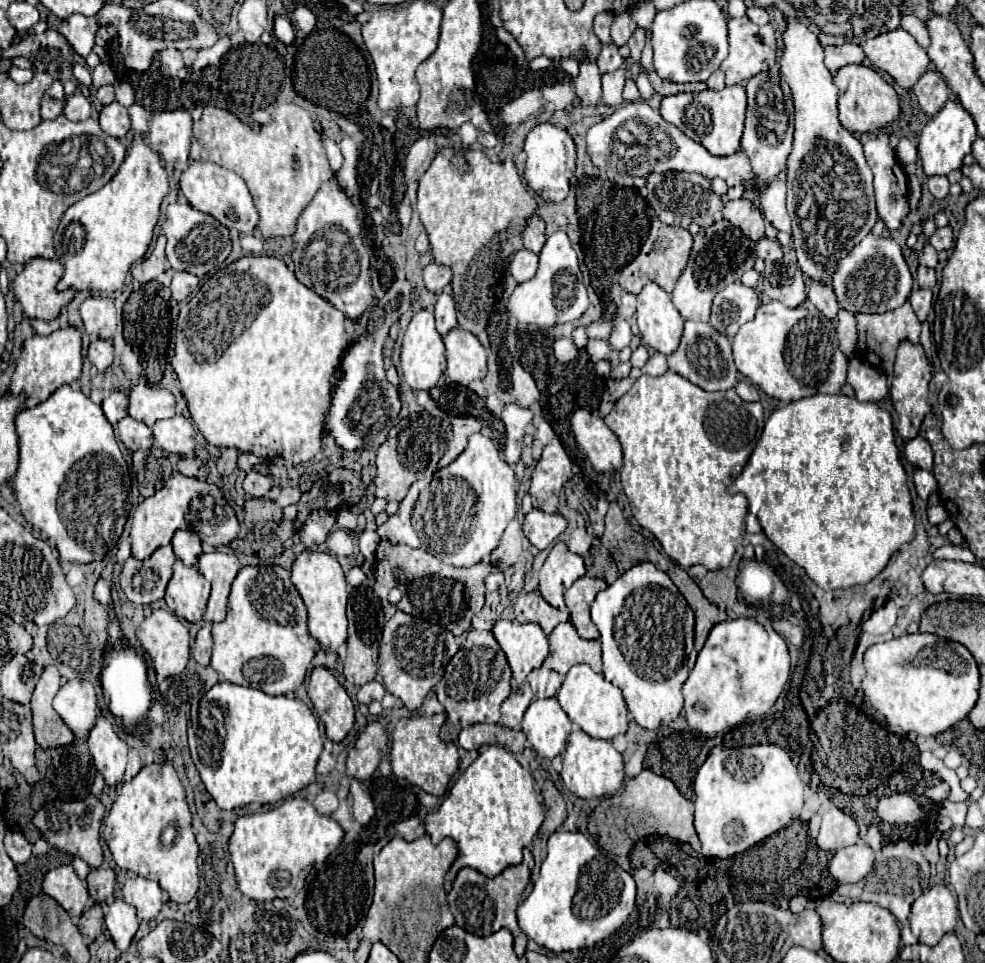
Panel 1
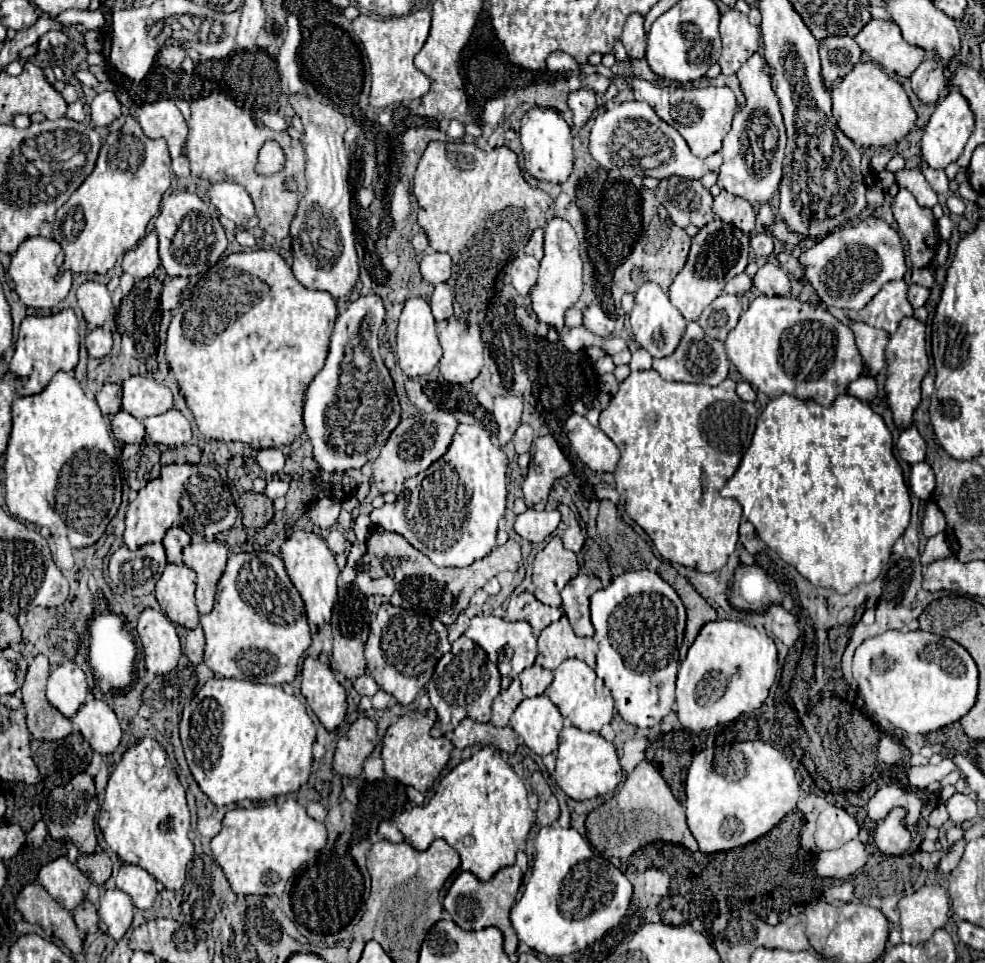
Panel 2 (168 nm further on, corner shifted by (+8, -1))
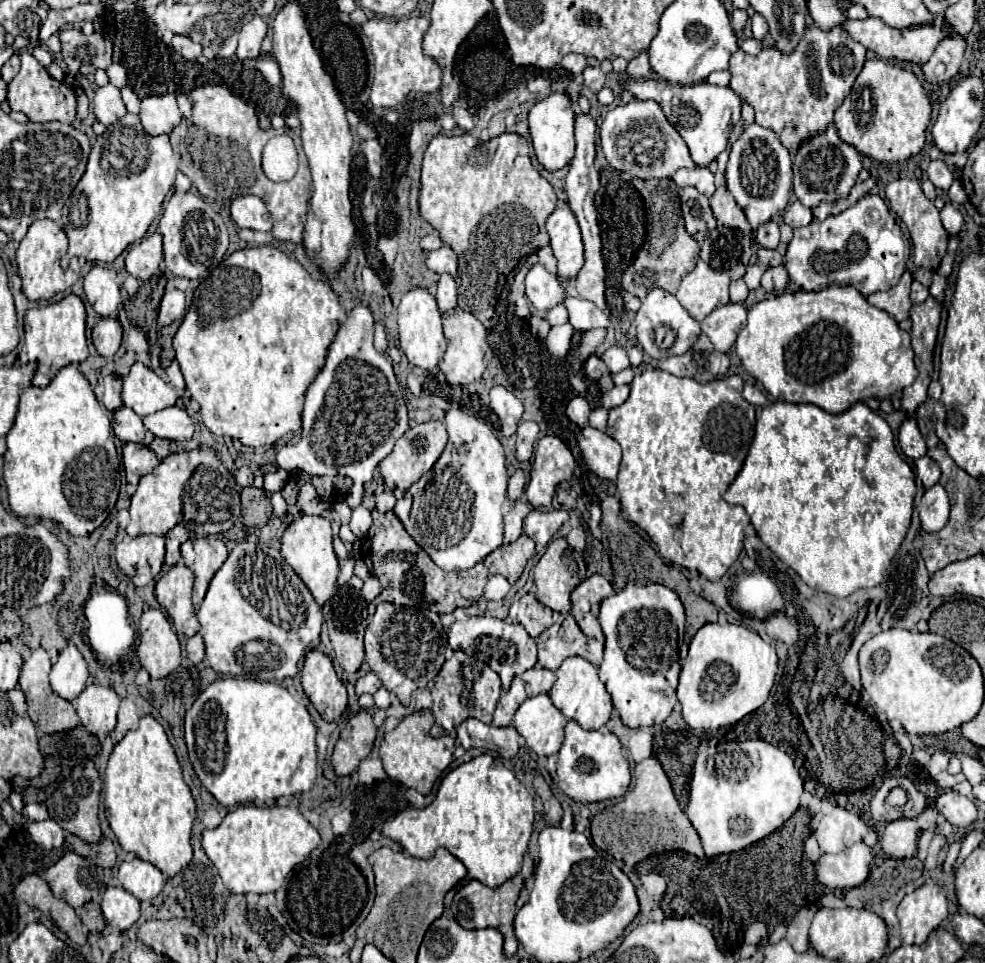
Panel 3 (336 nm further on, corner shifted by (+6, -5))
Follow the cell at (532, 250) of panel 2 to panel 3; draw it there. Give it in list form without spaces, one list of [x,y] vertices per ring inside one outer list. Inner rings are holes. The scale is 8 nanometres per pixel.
[[[550,246],[540,248],[536,254],[538,254],[538,262],[540,262],[548,272],[556,274],[556,258],[554,258],[554,254],[552,254],[552,248],[550,248]]]

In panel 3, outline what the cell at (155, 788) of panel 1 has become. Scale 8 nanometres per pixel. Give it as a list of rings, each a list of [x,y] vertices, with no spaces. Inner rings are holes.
[[[152,714],[142,716],[138,728],[128,730],[126,736],[114,744],[114,750],[106,766],[106,776],[104,776],[104,806],[106,806],[106,818],[110,822],[110,828],[114,830],[120,846],[126,852],[132,852],[142,860],[154,864],[168,878],[178,874],[186,864],[190,864],[192,860],[190,830],[196,820],[196,802],[190,794],[188,784],[182,778],[182,770],[176,760],[174,748],[168,742],[168,736],[162,724]]]

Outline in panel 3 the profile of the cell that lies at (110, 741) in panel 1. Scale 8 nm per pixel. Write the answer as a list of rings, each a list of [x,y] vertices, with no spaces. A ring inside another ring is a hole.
[[[90,682],[82,694],[74,700],[74,708],[80,716],[80,722],[86,726],[88,732],[104,738],[116,726],[116,712],[118,712],[120,698],[118,694],[108,688]]]

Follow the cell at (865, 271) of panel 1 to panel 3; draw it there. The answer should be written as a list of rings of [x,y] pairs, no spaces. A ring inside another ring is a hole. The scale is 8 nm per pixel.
[[[866,194],[840,214],[830,214],[826,220],[812,218],[808,226],[794,228],[784,256],[784,268],[790,280],[804,290],[854,286],[868,296],[896,286],[906,270],[908,256],[908,242],[886,202],[878,194]]]

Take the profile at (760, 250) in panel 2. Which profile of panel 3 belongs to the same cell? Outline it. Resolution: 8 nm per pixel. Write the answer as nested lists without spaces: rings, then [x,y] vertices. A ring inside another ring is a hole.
[[[770,220],[766,224],[762,224],[756,230],[756,242],[762,244],[764,248],[776,248],[780,242],[780,230],[778,230],[778,222]]]

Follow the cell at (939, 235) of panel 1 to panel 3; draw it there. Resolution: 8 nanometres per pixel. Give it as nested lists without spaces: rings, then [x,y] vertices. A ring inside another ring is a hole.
[[[946,204],[946,206],[940,210],[940,218],[942,218],[944,228],[946,228],[952,236],[956,236],[956,234],[960,232],[964,220],[962,220],[962,214],[960,214],[952,204]]]

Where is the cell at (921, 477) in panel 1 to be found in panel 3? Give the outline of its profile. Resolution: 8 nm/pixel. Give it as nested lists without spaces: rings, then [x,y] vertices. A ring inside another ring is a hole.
[[[926,454],[926,456],[922,456],[920,460],[916,460],[916,476],[922,480],[924,488],[932,488],[934,484],[938,484],[940,466],[936,464],[936,460],[932,460],[932,458]]]

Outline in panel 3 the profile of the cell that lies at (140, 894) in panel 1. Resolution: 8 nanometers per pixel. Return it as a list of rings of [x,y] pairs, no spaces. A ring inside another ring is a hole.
[[[140,858],[124,860],[120,864],[118,880],[138,900],[156,898],[166,884],[164,874],[156,866],[152,866],[150,862],[144,862]]]

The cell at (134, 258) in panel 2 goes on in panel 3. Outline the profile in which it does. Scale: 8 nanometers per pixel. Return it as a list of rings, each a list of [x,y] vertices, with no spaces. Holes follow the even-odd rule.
[[[156,232],[152,236],[142,238],[138,244],[130,246],[126,256],[126,270],[138,278],[148,280],[154,274],[158,274],[162,262],[162,236]]]

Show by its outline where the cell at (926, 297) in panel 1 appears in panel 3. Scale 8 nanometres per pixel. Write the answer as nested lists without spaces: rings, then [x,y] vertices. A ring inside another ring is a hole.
[[[914,280],[912,282],[912,294],[910,294],[910,298],[912,298],[912,302],[914,304],[920,304],[920,302],[924,302],[926,298],[928,298],[928,288],[926,286],[922,286],[918,280]]]

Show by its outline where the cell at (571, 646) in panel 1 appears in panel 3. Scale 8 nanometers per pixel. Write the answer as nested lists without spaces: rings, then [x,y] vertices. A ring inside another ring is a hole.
[[[572,614],[562,616],[556,624],[552,624],[548,630],[544,630],[538,638],[538,664],[542,664],[548,670],[558,670],[558,666],[568,656],[582,656],[594,666],[600,666],[602,662],[602,650],[604,644],[596,638],[586,636]]]

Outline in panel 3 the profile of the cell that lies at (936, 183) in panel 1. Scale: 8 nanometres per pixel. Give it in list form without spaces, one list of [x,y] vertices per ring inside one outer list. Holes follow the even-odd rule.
[[[932,160],[932,162],[928,164],[928,168],[926,168],[926,176],[928,176],[928,180],[930,180],[936,188],[940,188],[940,190],[948,190],[950,184],[954,182],[952,172],[948,170],[948,166],[946,166],[942,160]]]

